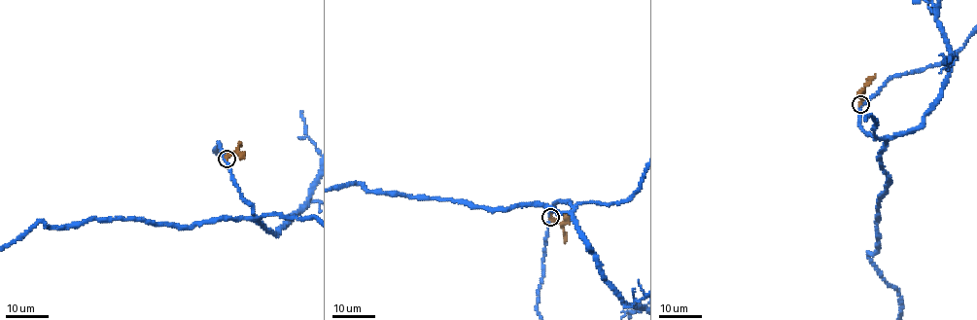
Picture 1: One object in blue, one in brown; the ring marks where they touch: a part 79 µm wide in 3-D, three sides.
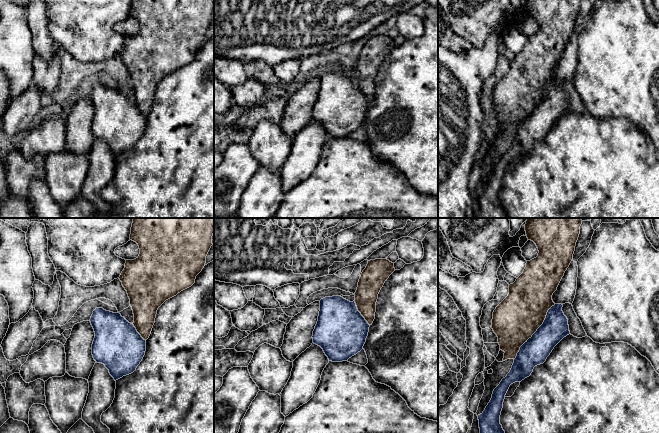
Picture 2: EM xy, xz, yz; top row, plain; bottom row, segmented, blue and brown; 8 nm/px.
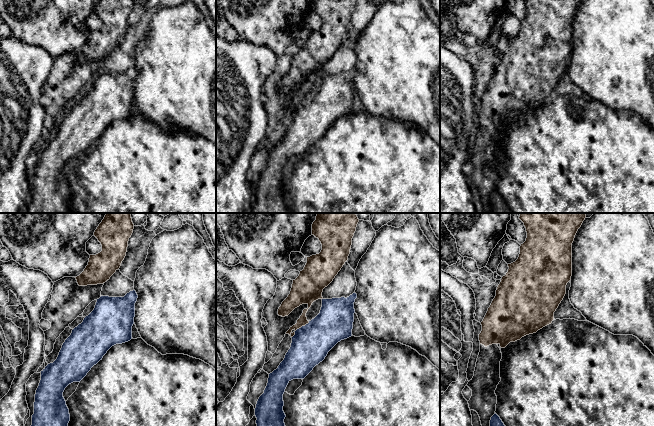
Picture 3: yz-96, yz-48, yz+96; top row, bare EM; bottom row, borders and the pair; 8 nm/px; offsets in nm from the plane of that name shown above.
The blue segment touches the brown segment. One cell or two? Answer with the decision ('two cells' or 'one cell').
two cells

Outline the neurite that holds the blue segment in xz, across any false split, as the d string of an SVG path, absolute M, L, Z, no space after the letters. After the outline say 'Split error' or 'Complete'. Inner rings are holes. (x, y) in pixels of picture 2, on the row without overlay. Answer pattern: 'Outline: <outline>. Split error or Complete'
Outline: M341 72L320 76L318 97L313 107L313 119L320 122L329 137L347 137L363 125L370 101L358 87L355 76L350 78Z. Complete

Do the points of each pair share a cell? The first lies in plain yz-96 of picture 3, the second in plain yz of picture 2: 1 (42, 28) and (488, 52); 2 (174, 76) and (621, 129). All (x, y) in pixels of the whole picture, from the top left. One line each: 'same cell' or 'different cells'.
1: different cells
2: different cells

